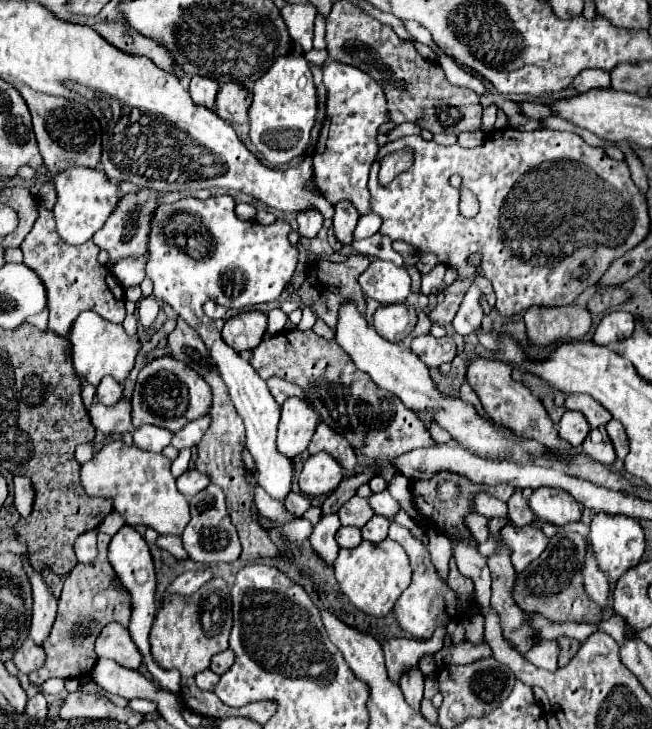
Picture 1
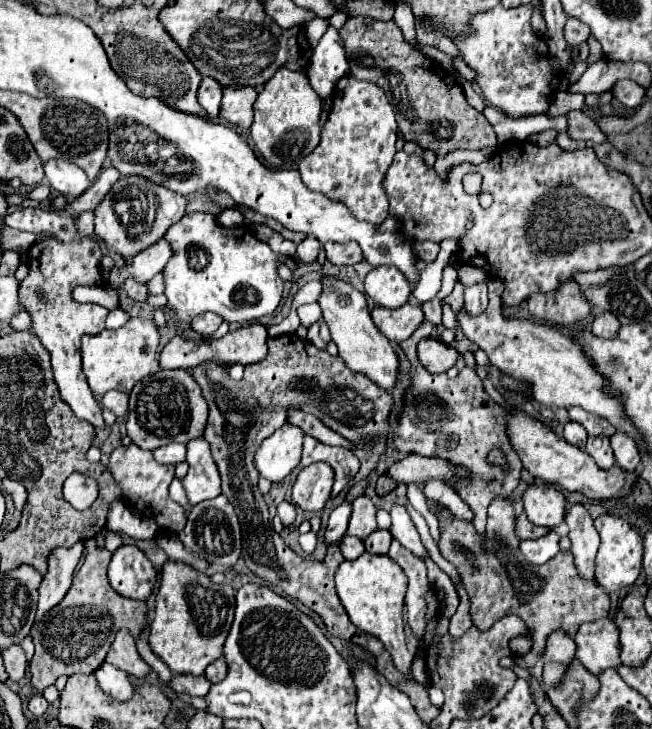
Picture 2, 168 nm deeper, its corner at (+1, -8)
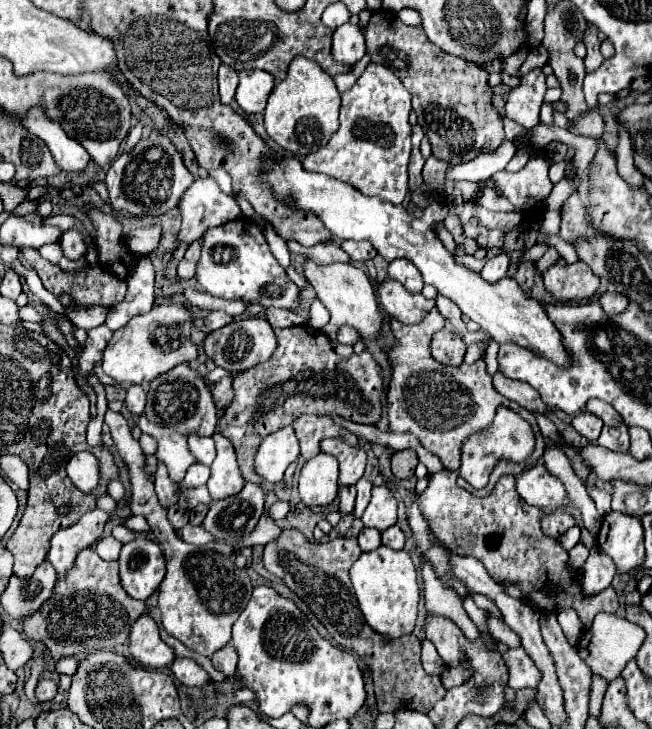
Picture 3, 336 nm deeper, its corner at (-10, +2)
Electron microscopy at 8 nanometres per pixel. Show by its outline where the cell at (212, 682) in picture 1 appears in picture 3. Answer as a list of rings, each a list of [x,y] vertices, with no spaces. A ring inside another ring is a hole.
[[[174,659],[172,673],[186,687],[202,687],[210,681],[210,675],[192,659]]]

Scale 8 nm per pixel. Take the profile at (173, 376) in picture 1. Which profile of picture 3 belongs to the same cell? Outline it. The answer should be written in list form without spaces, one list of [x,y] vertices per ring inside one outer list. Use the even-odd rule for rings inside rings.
[[[180,363],[168,373],[162,373],[160,377],[152,379],[144,415],[146,419],[150,419],[150,423],[172,429],[176,433],[184,433],[184,435],[190,435],[190,433],[212,435],[218,423],[216,405],[212,405],[212,395],[208,393],[206,381],[196,369],[192,369],[186,363]]]

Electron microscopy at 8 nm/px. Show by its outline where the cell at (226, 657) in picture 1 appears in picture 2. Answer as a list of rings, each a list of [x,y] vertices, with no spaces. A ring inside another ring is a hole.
[[[219,657],[217,661],[213,661],[207,671],[205,671],[205,677],[211,681],[211,683],[217,683],[217,681],[223,681],[227,675],[227,663],[223,657]]]

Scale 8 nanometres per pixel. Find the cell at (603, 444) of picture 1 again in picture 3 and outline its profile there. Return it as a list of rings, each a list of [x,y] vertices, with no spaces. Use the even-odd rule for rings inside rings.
[[[618,425],[618,427],[602,427],[600,437],[596,441],[598,445],[610,449],[610,451],[628,451],[628,427]]]

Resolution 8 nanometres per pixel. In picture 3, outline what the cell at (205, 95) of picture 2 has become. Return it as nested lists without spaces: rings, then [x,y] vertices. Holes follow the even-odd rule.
[[[222,65],[218,71],[218,85],[220,85],[220,101],[224,105],[230,105],[234,101],[234,93],[238,87],[238,73],[232,67]]]

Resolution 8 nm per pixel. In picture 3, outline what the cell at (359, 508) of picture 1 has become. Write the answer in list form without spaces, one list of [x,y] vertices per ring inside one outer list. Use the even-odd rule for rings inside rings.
[[[388,487],[372,489],[372,499],[362,515],[362,523],[378,531],[384,531],[396,523],[396,499]]]

